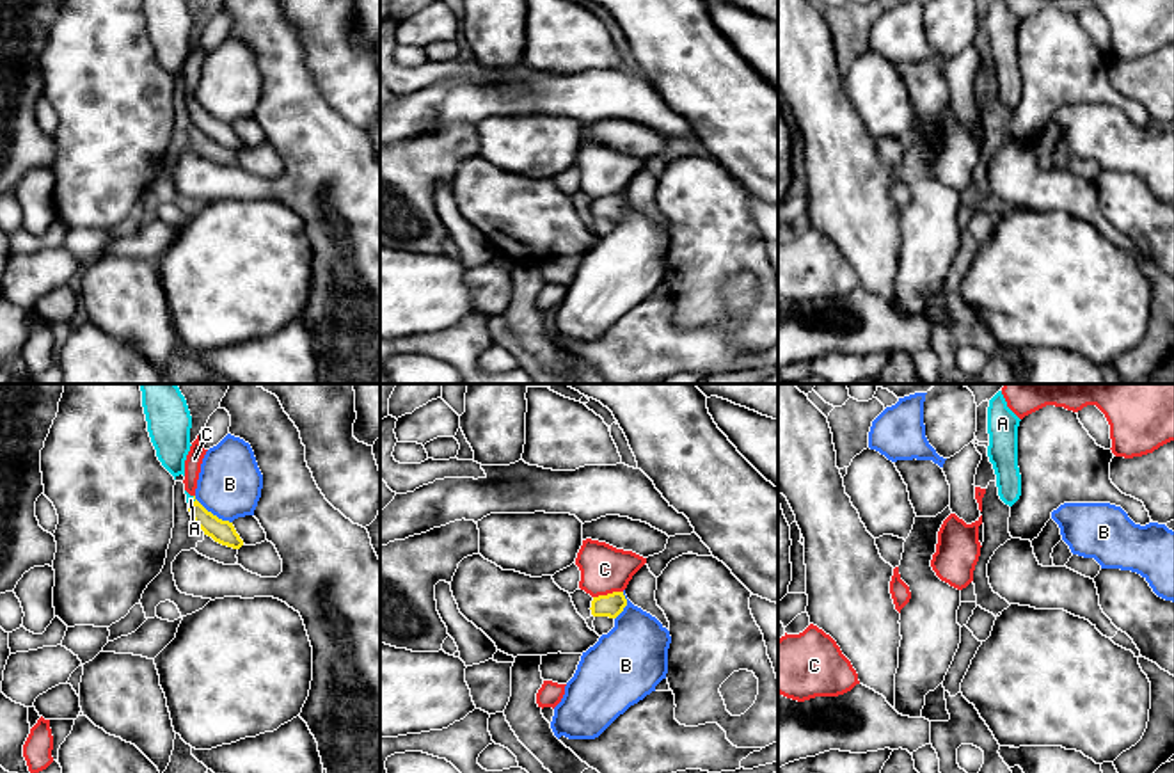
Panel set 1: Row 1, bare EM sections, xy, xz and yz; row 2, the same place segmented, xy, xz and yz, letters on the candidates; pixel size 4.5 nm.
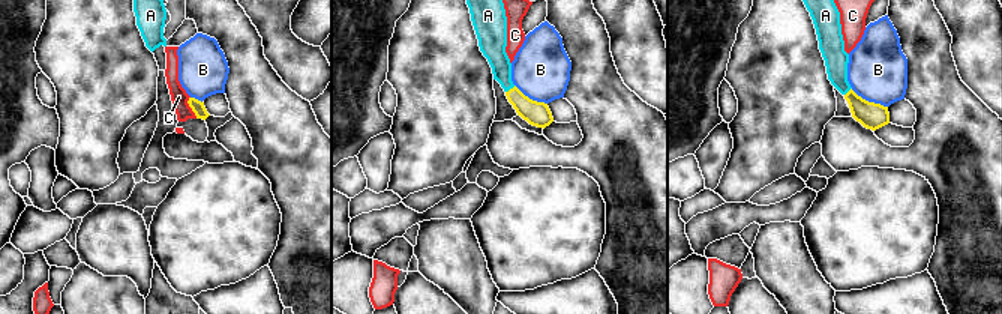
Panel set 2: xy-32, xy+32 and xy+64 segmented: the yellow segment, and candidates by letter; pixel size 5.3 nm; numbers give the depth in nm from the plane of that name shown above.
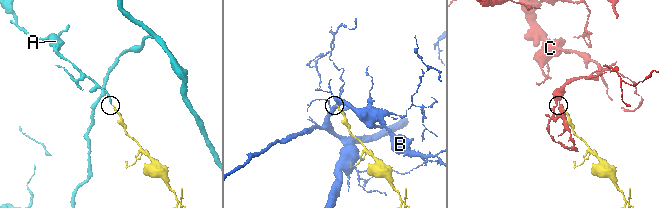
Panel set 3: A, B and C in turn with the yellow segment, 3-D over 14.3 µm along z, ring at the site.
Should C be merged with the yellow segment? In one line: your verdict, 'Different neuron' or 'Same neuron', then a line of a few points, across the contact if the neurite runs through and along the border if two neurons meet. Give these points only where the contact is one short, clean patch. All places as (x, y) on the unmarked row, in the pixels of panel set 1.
Different neuron. Line: xz (622, 192), (594, 199)

